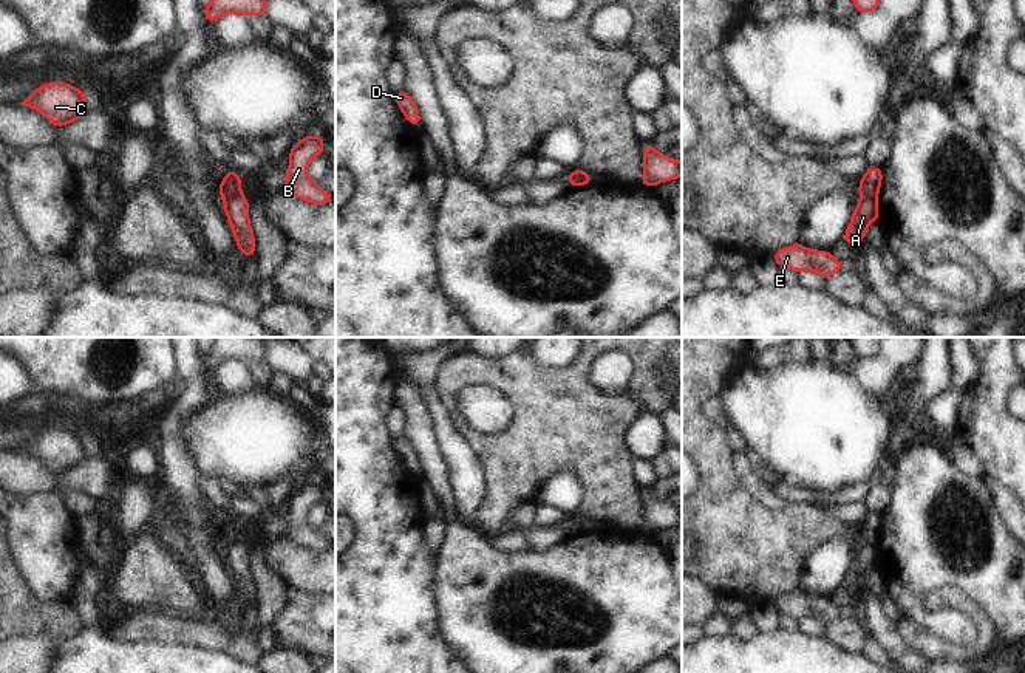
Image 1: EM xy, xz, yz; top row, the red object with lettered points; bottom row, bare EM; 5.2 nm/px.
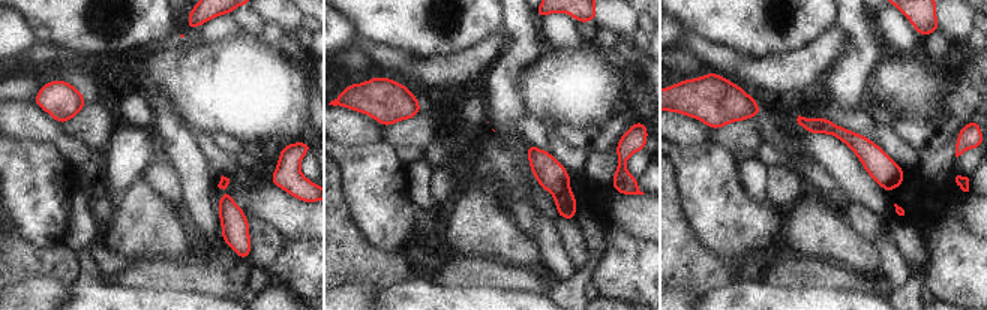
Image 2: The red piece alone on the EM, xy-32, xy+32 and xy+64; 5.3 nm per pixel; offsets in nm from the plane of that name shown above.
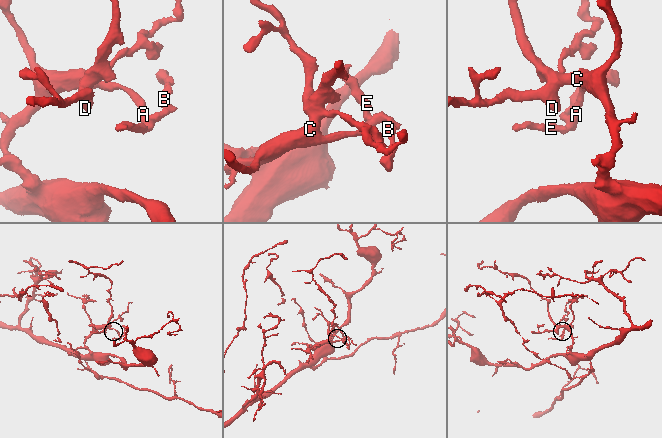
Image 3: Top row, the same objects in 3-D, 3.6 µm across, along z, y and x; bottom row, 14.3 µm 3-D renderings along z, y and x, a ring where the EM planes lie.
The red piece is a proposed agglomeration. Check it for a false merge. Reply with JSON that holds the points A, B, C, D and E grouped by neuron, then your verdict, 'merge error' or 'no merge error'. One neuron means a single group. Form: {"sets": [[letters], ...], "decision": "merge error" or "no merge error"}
{"sets": [["A", "B", "E"], ["C", "D"]], "decision": "merge error"}

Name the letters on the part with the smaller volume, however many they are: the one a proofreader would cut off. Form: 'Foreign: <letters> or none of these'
Foreign: A, B, E

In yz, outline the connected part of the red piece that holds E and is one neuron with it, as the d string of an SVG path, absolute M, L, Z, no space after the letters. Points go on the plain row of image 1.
M795 589L790 594L784 594L770 602L781 614L792 617L815 617L821 623L827 625L843 616L846 611L833 603L829 597L807 596L801 589Z

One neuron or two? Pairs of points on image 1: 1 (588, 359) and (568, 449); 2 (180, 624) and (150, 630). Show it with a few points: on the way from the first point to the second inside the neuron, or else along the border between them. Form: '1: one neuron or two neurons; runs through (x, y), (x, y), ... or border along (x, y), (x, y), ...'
1: one neuron; runs through (575, 381), (568, 395), (568, 427)
2: one neuron; runs through (172, 627), (158, 627)

